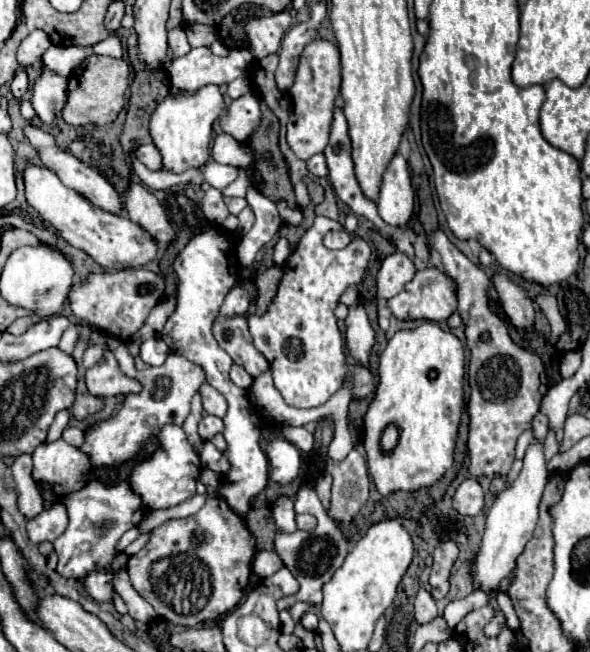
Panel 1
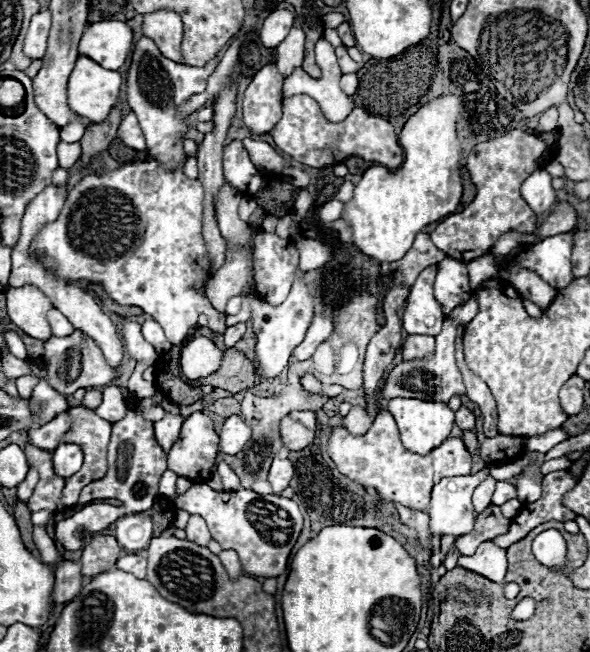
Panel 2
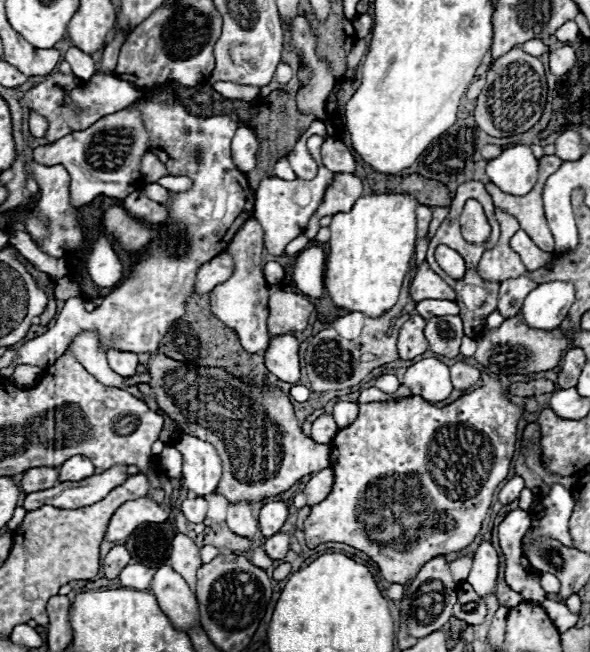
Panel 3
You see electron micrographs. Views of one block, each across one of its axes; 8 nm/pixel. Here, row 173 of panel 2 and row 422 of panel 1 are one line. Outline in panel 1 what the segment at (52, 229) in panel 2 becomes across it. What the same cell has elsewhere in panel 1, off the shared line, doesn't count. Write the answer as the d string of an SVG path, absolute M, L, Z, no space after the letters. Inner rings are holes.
M124 342L116 348L114 356L118 358L124 374L140 380L142 392L128 394L122 410L114 418L86 432L86 442L82 444L80 450L90 456L92 466L116 466L124 460L130 460L140 452L140 446L144 440L148 440L152 434L158 434L160 426L164 424L182 426L182 422L190 414L192 396L196 394L200 384L206 380L204 370L200 366L188 362L184 356L178 356L178 354L170 354L162 366L150 366L142 372L132 368L132 358L128 356Z

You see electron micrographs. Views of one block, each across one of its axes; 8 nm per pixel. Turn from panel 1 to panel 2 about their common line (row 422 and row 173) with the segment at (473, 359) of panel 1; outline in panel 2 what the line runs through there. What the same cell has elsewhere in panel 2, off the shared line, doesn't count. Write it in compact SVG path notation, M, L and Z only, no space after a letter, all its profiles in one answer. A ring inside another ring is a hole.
M512 130L502 138L476 144L466 162L470 178L474 186L478 186L476 198L460 214L452 214L440 222L436 230L430 234L432 242L450 258L470 262L490 252L498 236L508 230L532 234L538 226L538 218L522 200L520 184L538 168L538 158L544 150L546 144L542 138L530 136L522 130Z

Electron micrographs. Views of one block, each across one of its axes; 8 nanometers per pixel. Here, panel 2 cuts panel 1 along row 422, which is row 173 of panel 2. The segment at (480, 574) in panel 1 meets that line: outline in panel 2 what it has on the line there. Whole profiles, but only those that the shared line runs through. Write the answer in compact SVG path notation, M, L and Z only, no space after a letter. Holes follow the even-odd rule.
M536 170L532 172L524 182L522 182L522 198L528 202L528 206L540 214L540 212L548 212L554 204L556 204L556 196L554 196L554 188L550 184L552 176L546 170Z

